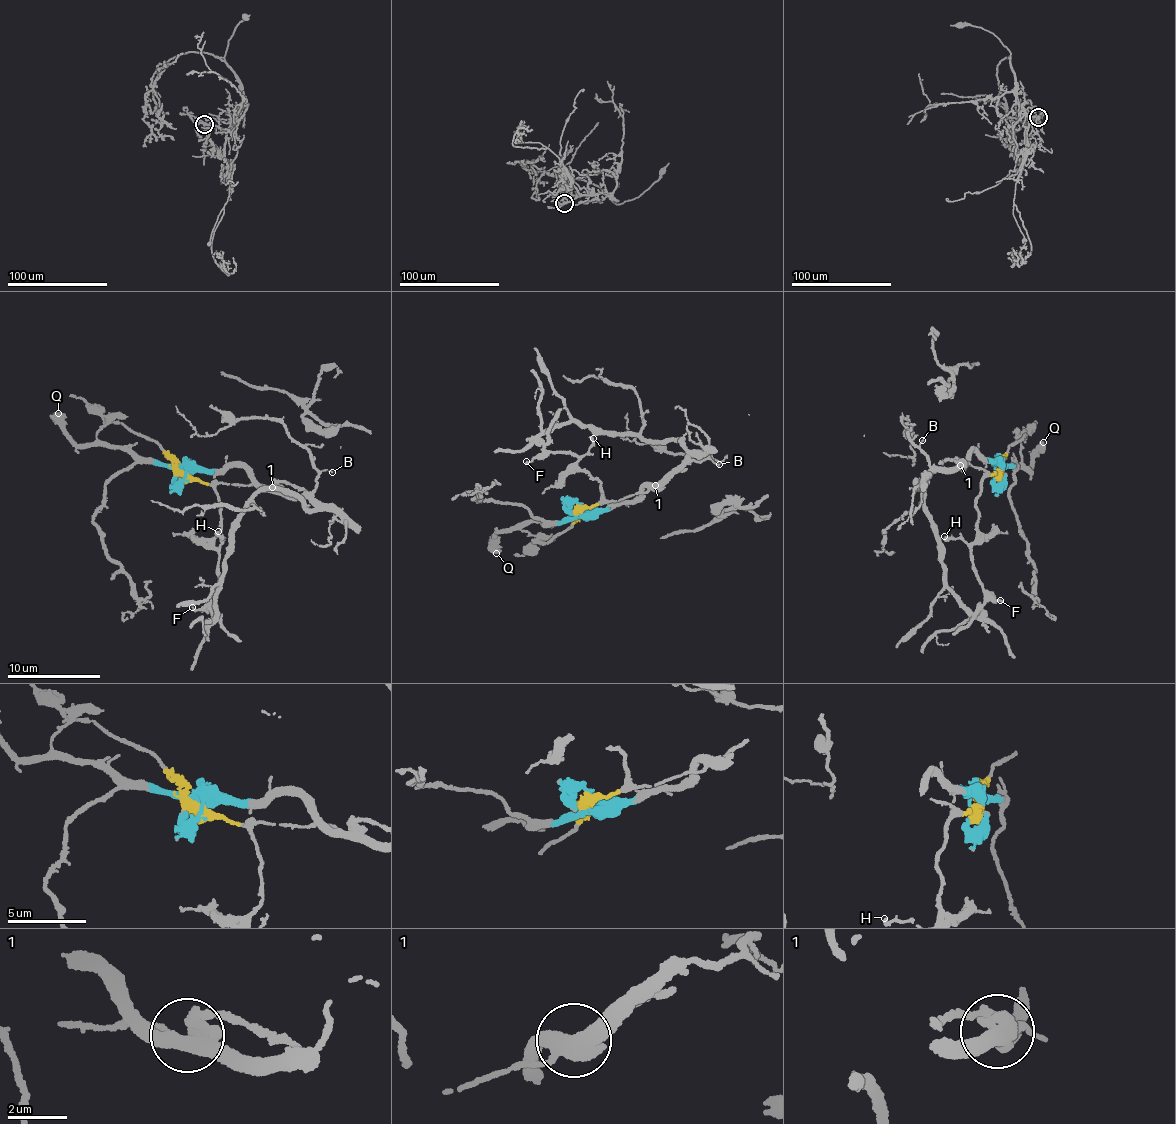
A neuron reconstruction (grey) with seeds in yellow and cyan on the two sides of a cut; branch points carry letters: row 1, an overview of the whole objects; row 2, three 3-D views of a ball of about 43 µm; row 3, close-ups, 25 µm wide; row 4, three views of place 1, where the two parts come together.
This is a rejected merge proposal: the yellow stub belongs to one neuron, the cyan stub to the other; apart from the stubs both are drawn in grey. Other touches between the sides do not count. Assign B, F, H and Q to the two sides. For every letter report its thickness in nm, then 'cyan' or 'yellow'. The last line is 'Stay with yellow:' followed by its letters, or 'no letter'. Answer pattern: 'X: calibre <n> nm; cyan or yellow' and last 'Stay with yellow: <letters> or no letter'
B: calibre 90 nm; cyan
F: calibre 150 nm; yellow
H: calibre 240 nm; yellow
Q: calibre 500 nm; cyan
Stay with yellow: F, H

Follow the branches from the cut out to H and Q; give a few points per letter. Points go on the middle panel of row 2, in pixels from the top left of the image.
H: (578, 513), (597, 503), (601, 489), (595, 477), (577, 466), (593, 438)
Q: (579, 514), (562, 522), (537, 521), (503, 529), (496, 537), (500, 540), (496, 552)

